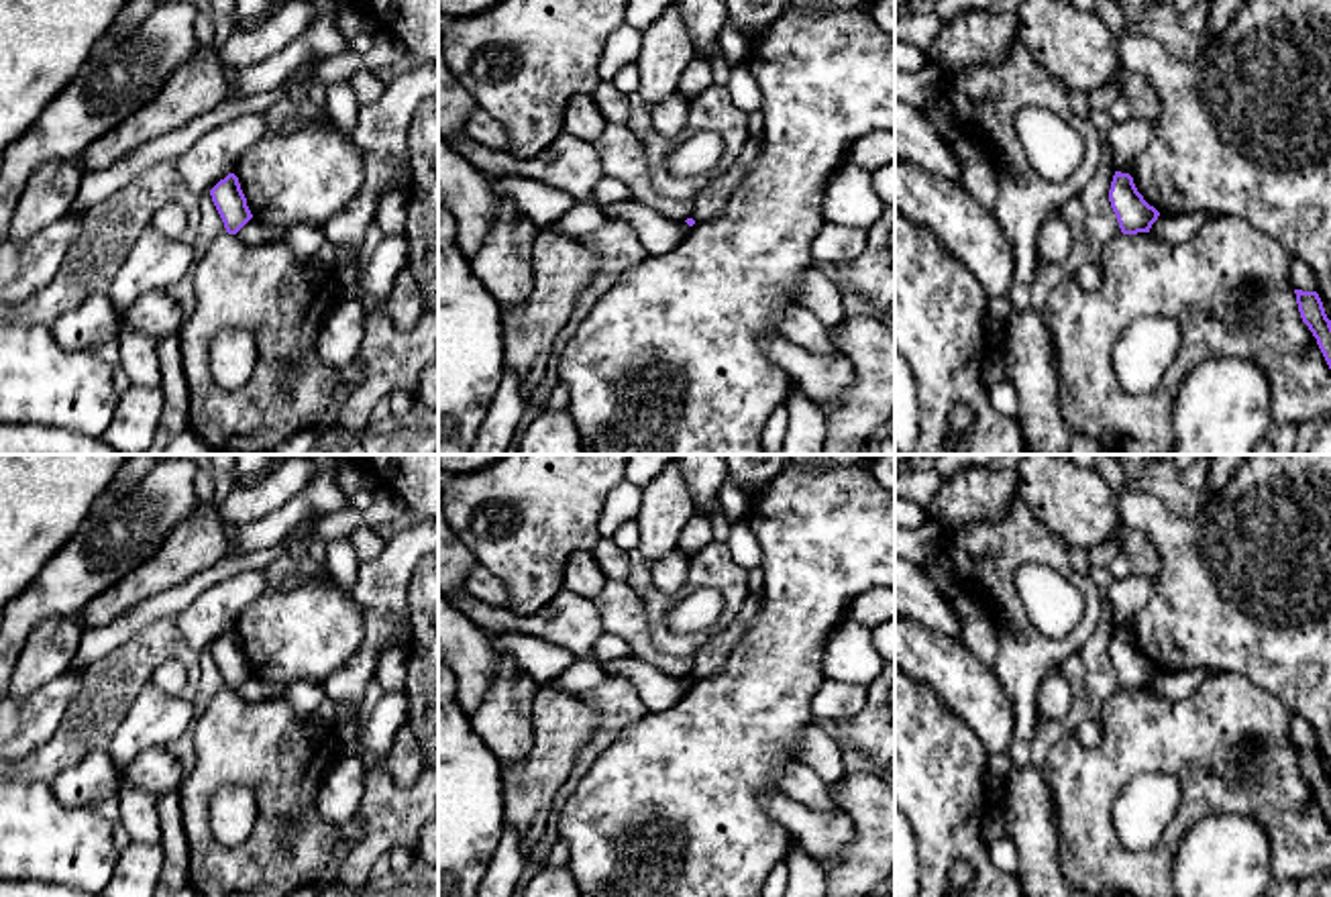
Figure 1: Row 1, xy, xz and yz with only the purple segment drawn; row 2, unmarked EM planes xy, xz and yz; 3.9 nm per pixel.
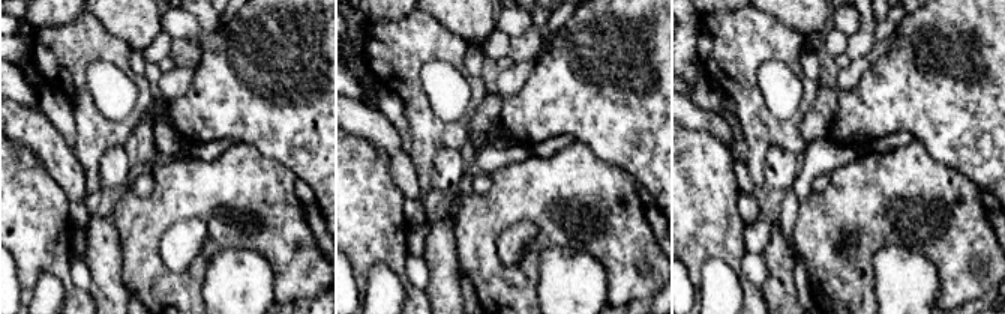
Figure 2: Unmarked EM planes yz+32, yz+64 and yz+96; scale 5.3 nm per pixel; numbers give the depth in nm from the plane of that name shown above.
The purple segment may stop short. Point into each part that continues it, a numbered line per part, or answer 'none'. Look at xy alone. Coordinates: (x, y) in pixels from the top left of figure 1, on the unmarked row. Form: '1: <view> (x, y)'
none

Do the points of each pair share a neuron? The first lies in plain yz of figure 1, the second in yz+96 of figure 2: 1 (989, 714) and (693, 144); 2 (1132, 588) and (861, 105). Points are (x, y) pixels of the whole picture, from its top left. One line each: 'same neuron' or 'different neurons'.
1: different neurons
2: different neurons

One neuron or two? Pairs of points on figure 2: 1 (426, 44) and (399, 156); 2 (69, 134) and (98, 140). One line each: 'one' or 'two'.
1: two
2: two

